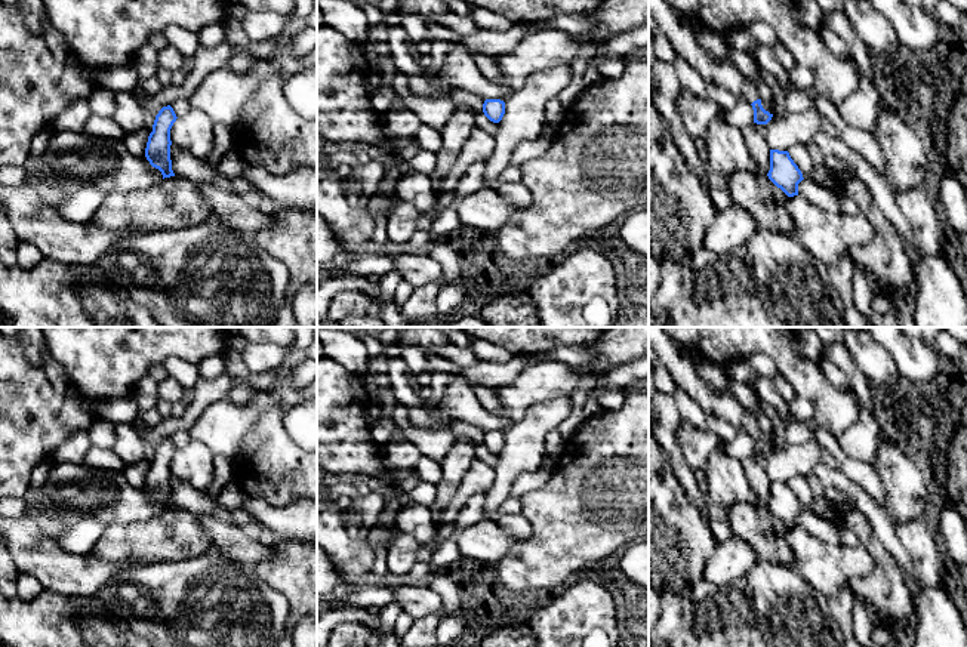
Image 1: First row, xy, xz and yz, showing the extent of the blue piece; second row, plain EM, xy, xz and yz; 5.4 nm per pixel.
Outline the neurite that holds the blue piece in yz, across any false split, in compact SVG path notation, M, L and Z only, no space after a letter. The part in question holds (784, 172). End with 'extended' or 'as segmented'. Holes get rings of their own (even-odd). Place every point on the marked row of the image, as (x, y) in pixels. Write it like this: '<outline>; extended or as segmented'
M770 150L769 179L788 197L798 195L798 184L804 179L788 151Z; as segmented

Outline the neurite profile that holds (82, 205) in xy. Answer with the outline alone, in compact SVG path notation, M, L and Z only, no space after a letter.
M93 182L84 184L70 198L53 206L56 212L71 222L87 222L96 213L107 191Z

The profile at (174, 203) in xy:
M175 175L147 190L107 191L90 222L110 231L124 232L133 229L138 234L145 234L160 229L182 229L203 224L210 218L213 218L213 213L200 192L200 185Z

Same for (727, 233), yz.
M732 204L727 210L717 212L706 228L703 249L715 253L718 259L727 259L736 255L755 231L757 225L751 215Z

